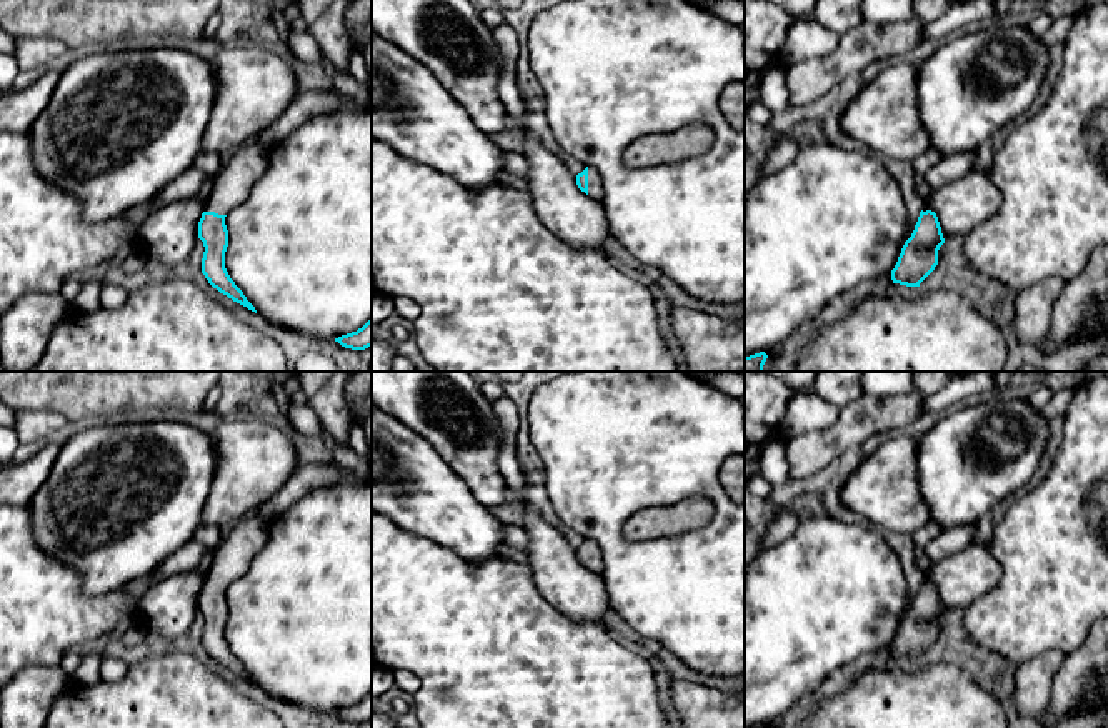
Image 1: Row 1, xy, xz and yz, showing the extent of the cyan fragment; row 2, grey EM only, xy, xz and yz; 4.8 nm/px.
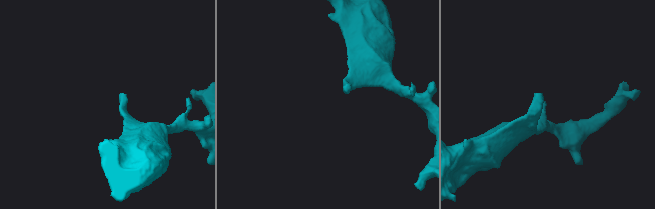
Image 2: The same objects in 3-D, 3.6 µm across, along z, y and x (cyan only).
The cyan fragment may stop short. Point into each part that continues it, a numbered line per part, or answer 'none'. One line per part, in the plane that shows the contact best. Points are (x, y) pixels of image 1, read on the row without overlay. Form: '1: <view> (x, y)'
1: xz (595, 557)

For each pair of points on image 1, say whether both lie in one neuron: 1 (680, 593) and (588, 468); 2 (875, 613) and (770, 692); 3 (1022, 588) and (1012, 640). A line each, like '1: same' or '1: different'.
1: same
2: same
3: same

